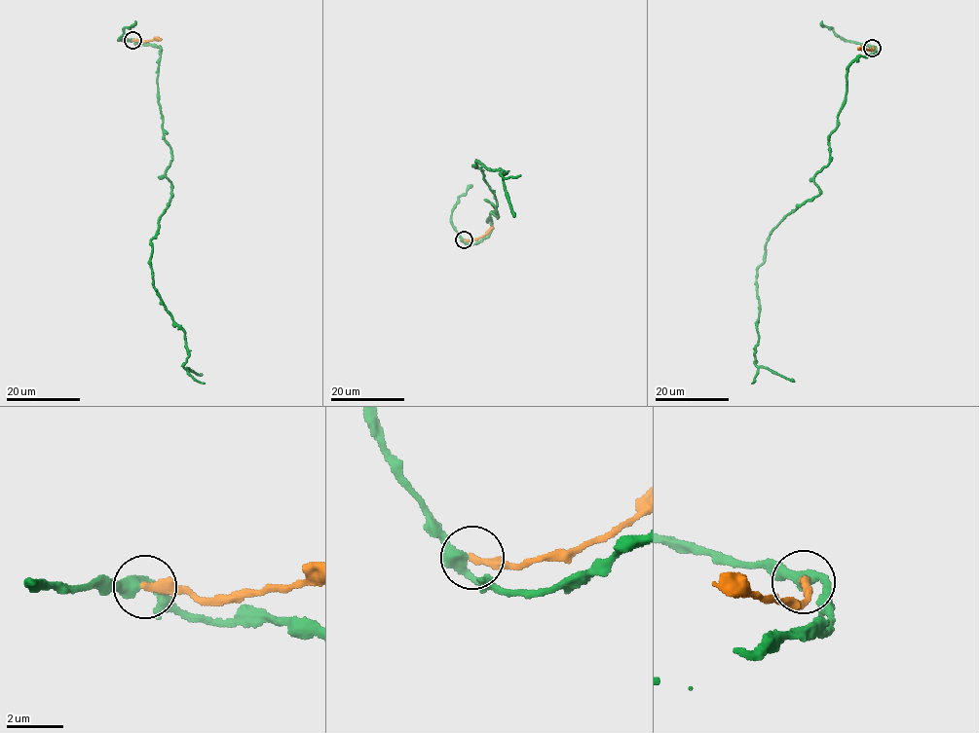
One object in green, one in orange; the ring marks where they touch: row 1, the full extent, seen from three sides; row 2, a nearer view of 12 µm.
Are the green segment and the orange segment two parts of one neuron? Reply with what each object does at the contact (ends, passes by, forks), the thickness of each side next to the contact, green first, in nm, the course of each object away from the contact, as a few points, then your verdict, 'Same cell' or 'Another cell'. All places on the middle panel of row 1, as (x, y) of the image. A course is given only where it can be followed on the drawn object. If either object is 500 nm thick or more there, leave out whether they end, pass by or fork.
At the ring green passes by. At the ring orange ends. Thickness 400 nm (green) against 320 nm. Course of green: (464, 239), (484, 238), (486, 220), (491, 212), (498, 215), (476, 161), (507, 172), (501, 174), (513, 217). Course of orange: (464, 239), (476, 239), (494, 228). Another cell

